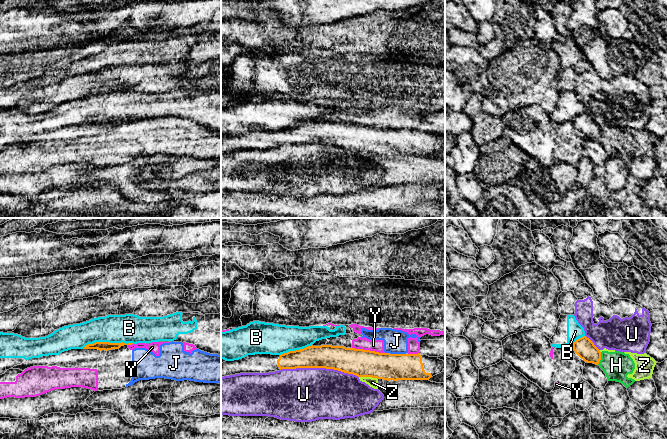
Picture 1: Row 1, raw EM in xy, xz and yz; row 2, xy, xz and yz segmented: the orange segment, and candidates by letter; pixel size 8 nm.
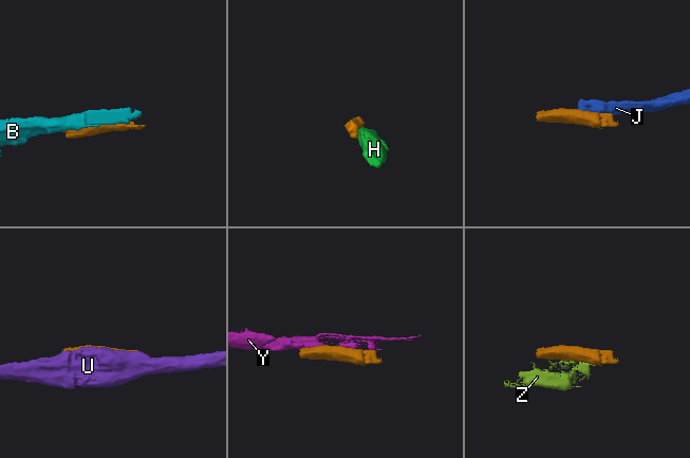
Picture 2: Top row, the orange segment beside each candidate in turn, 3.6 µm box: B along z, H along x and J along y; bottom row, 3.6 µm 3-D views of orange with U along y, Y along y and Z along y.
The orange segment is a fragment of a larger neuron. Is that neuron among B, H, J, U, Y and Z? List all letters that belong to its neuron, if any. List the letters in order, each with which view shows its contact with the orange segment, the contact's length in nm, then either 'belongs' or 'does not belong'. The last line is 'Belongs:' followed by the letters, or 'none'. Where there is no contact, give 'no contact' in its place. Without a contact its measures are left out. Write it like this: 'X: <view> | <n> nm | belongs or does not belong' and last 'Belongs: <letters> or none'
B: xy | 420 nm | does not belong
H: yz | 110 nm | does not belong
J: xz | 170 nm | does not belong
U: xz | 650 nm | does not belong
Y: xz | 200 nm | does not belong
Z: xz | 150 nm | does not belong
Belongs: none

